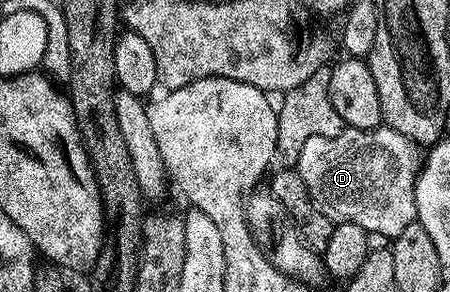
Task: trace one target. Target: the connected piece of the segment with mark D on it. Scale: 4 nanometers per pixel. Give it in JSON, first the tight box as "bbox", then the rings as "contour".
{"bbox":[296,125,420,241],"contour":[[[385,125],[374,128],[354,128],[347,126],[336,137],[308,137],[296,170],[304,181],[316,209],[324,213],[334,223],[360,225],[371,236],[383,235],[383,240],[392,241],[403,229],[408,229],[417,220],[416,189],[420,168],[419,144],[408,137],[396,133],[396,129]]]}

